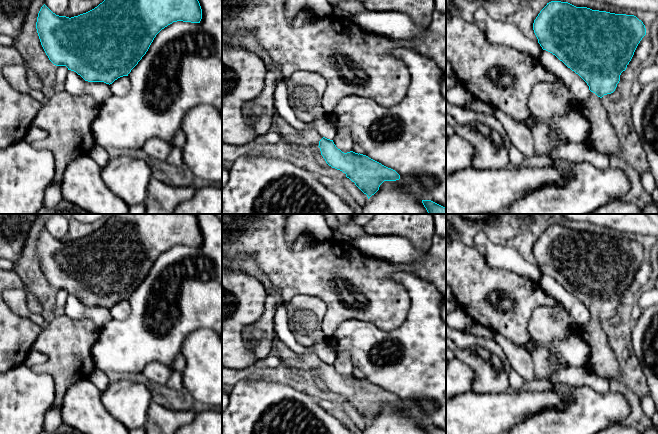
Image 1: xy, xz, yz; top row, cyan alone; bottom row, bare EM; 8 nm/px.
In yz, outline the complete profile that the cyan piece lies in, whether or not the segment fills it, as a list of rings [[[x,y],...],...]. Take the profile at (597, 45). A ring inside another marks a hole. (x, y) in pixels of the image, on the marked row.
[[[551,1],[534,20],[533,30],[542,49],[555,55],[589,86],[588,98],[578,103],[590,125],[585,145],[610,157],[618,157],[621,145],[601,98],[615,91],[621,73],[626,70],[638,44],[646,35],[643,22],[634,15],[615,14],[576,7],[568,2]]]

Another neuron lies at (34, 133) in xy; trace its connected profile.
[[[32,125],[28,129],[24,140],[27,143],[32,144],[35,141],[43,140],[46,136],[47,136],[47,132],[46,131],[44,131],[44,130]]]

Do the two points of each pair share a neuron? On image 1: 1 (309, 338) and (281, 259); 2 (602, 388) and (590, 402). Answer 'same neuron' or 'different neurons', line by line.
1: different neurons
2: different neurons

